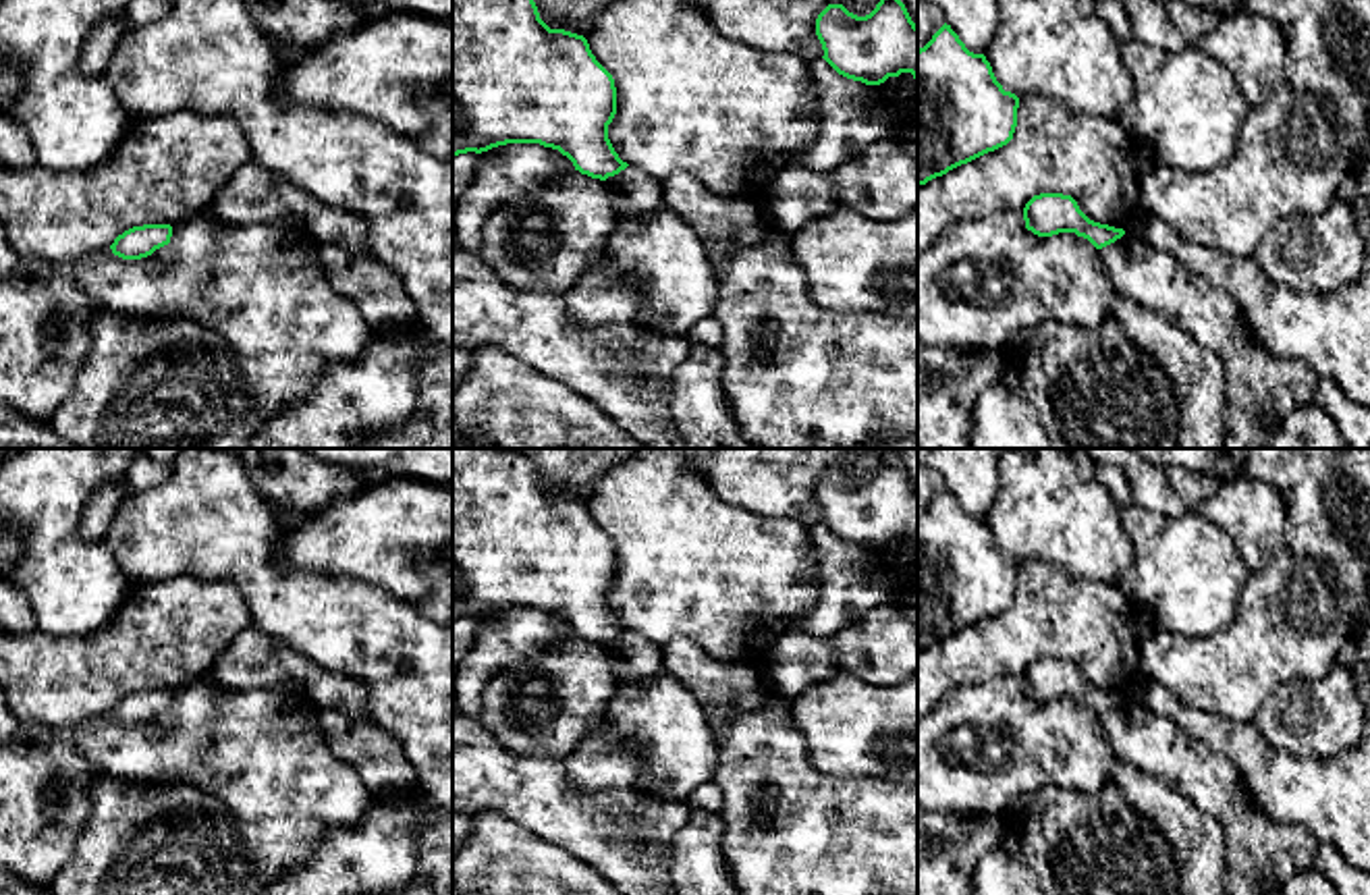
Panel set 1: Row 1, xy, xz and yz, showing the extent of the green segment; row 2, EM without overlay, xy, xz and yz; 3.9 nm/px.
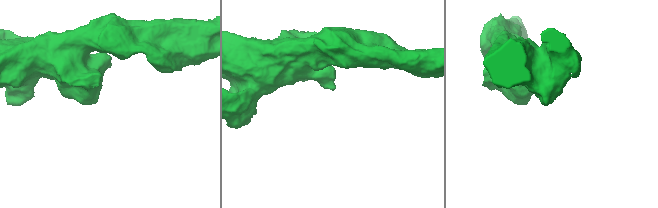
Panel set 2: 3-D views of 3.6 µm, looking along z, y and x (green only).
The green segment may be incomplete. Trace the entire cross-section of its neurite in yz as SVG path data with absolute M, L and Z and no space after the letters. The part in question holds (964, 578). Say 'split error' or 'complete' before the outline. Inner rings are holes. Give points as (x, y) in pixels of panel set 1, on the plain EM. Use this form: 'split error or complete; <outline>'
complete; M944 488L917 515L917 650L1007 611L1017 592L1017 573L1019 563L1003 554L986 521L969 517Z

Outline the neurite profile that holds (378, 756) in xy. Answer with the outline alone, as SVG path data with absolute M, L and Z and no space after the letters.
M334 708L316 712L328 748L359 772L374 797L396 797L417 787L415 768L396 735L374 718L349 721Z

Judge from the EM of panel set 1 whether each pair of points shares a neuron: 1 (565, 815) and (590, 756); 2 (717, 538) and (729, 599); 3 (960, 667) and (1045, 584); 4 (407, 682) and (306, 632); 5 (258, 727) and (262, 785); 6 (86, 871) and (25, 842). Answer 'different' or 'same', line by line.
1: different
2: same
3: same
4: same
5: same
6: different

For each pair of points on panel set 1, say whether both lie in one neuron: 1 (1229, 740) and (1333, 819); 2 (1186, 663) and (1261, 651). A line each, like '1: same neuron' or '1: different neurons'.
1: same neuron
2: same neuron

